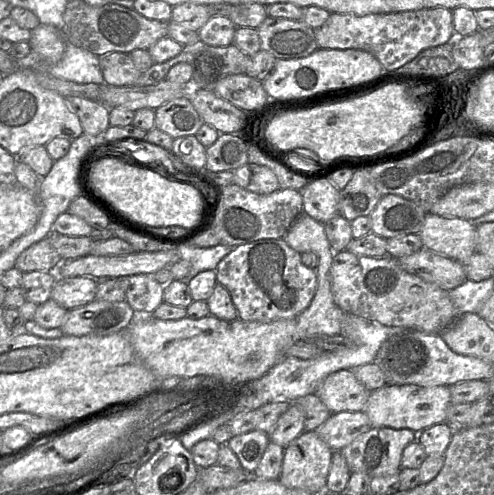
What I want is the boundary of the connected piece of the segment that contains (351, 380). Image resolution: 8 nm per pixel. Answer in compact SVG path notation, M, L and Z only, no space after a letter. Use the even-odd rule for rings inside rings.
M339 370L328 375L316 391L332 414L362 411L370 393L357 380L353 370Z

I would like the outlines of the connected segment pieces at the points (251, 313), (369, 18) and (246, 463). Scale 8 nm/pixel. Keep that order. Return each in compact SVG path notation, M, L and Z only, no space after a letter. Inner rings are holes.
M266 239L239 245L216 268L217 282L230 293L238 318L244 322L269 322L294 317L305 310L317 289L316 270L305 266L301 253L284 240Z
M444 7L368 15L331 13L325 23L315 29L315 35L318 48L370 52L386 72L397 71L425 49L452 42L456 37L452 10Z
M252 430L232 436L226 444L239 459L242 469L253 475L269 442L269 434Z

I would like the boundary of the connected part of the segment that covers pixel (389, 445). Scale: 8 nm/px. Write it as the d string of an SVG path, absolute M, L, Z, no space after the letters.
M389 427L371 428L342 449L351 472L362 472L371 478L398 474L404 448L415 440L414 431Z

